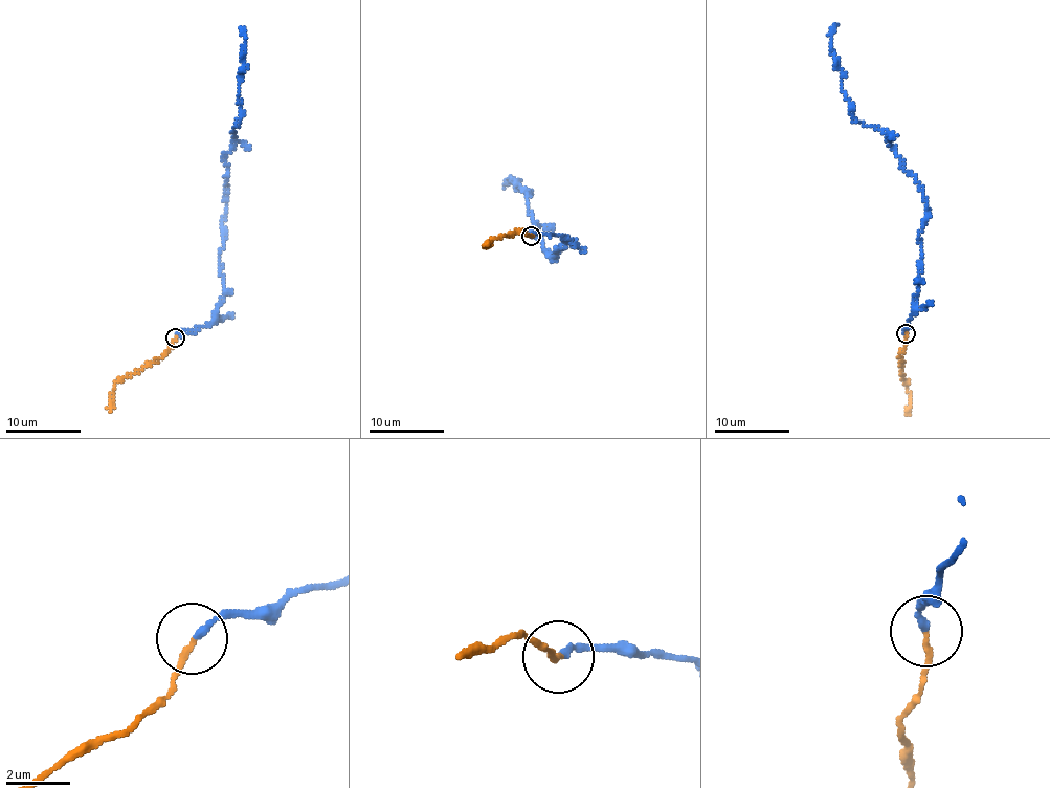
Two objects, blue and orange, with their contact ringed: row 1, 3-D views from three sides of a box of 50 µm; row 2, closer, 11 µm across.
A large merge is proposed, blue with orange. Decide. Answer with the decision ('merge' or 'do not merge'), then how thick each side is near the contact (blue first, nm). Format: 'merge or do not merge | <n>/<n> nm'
do not merge | 200/180 nm

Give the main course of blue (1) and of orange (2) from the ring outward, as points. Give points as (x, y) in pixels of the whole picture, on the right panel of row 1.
1: (906, 334), (919, 272), (925, 198), (881, 130), (863, 125), (852, 113), (830, 43), (830, 33), (836, 23)
2: (906, 334), (907, 344), (899, 356), (902, 378), (908, 388), (909, 412)

